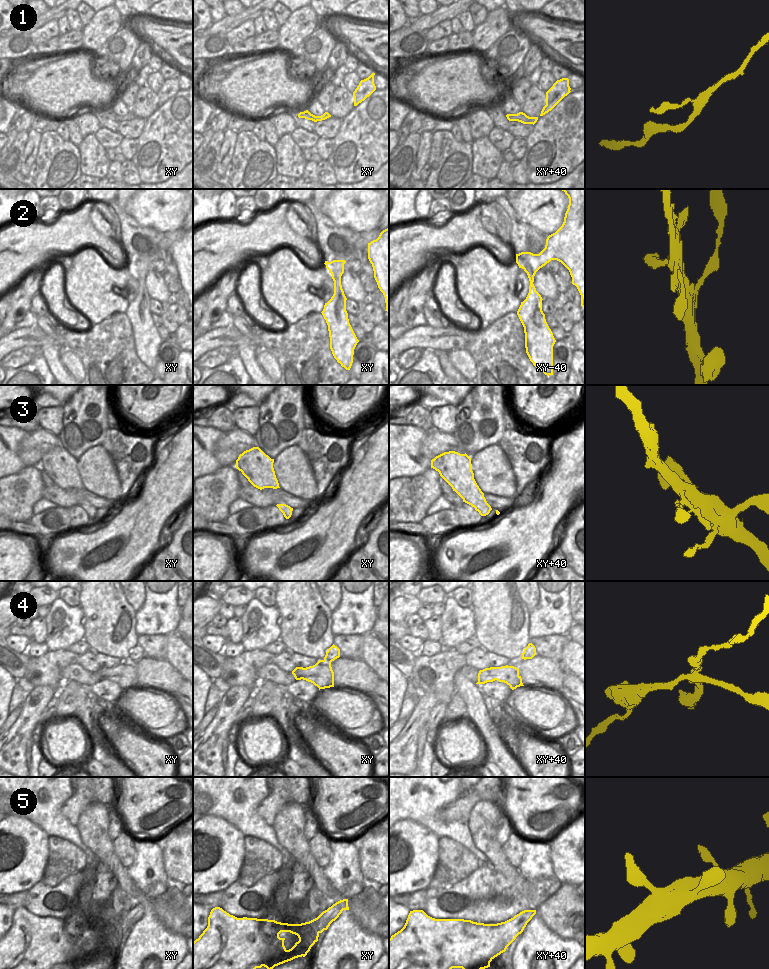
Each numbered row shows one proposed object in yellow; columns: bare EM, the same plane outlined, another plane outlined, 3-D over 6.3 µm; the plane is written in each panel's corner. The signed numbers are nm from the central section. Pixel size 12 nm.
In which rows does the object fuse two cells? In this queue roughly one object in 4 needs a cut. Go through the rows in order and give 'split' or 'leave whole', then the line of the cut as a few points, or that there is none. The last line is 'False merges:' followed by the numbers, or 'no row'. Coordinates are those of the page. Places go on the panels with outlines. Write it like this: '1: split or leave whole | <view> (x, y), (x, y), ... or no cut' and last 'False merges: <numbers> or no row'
1: leave whole | no cut
2: leave whole | no cut
3: leave whole | no cut
4: split | xy (324, 659), (332, 660)
5: leave whole | no cut
False merges: 4

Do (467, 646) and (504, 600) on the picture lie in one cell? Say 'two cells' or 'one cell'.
two cells

